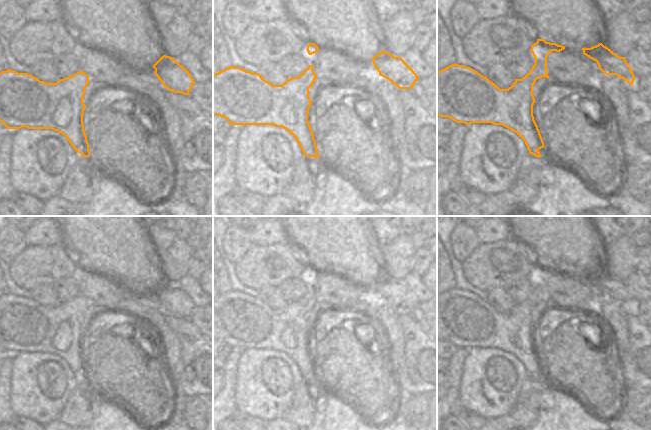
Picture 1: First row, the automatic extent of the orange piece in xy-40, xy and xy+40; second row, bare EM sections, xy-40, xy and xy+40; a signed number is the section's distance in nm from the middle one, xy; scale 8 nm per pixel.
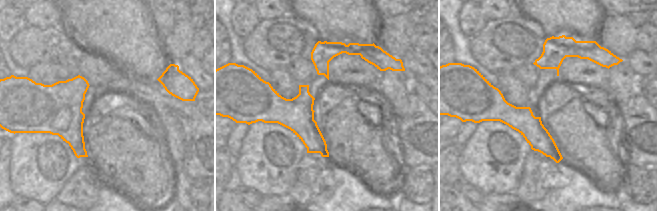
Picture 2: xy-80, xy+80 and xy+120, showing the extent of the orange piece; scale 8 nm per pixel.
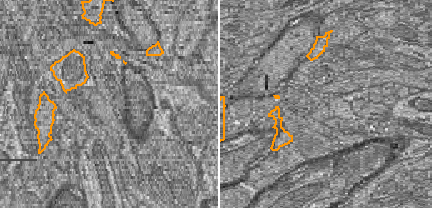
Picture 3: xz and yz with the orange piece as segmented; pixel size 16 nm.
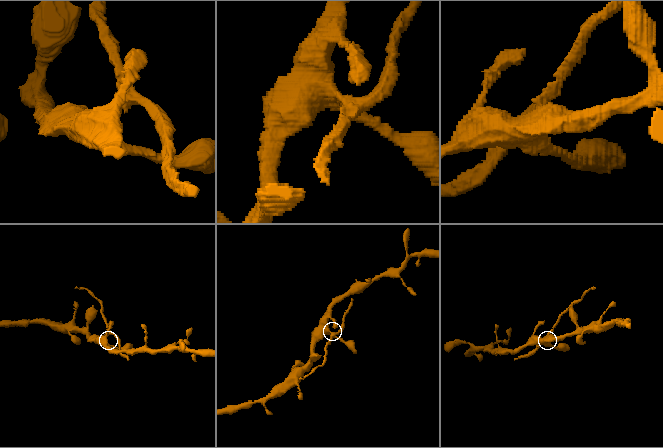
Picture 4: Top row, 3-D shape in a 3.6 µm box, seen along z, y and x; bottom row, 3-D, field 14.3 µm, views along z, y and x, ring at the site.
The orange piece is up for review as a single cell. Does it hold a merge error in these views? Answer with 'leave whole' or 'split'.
split

